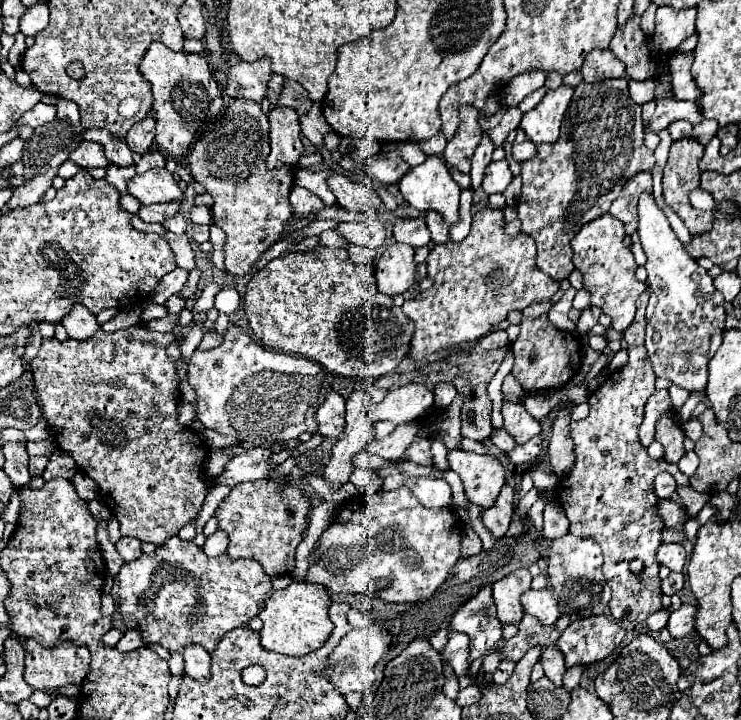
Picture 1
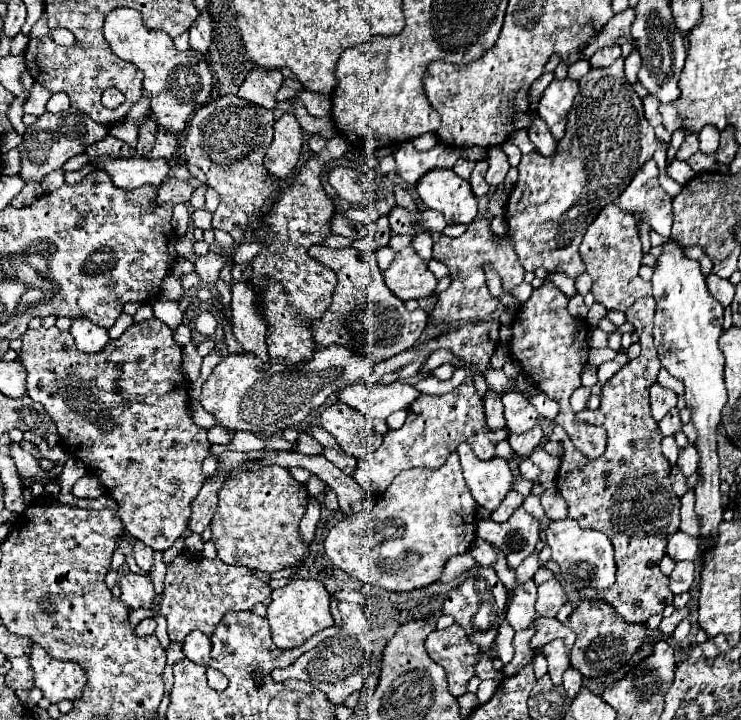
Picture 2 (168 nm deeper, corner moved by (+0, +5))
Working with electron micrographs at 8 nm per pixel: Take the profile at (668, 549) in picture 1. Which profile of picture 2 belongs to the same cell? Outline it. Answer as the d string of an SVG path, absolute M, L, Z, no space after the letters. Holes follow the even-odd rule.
M674 533L670 539L668 539L668 547L666 547L666 553L670 559L674 559L676 563L678 561L694 561L696 555L700 551L700 541L696 537L690 537L686 533Z

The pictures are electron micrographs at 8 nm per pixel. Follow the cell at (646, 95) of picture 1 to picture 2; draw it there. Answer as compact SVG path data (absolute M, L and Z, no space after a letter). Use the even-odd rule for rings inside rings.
M632 51L630 57L626 59L626 67L624 67L624 71L626 71L626 79L628 79L632 85L638 83L638 71L640 71L640 67L642 67L640 55L638 55L636 51Z

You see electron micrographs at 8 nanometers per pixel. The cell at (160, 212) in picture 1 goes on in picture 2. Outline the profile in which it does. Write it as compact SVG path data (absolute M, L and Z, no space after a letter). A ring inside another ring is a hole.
M170 179L166 181L158 193L156 193L156 199L154 203L158 205L166 205L166 203L172 203L172 205L178 205L178 203L188 203L190 197L192 197L192 187L184 181L178 181L178 179Z

